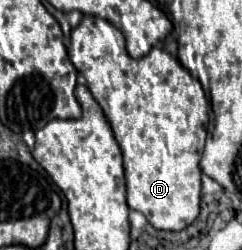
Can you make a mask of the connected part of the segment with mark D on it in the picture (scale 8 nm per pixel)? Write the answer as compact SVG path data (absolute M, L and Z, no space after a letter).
M85 16L81 24L71 32L69 58L73 66L87 80L87 88L103 108L115 140L123 152L125 166L126 202L129 208L139 210L157 230L179 232L187 228L199 216L201 202L201 168L199 160L205 144L205 122L209 122L209 102L203 86L197 78L181 66L181 62L165 52L153 48L143 58L131 58L125 50L121 32L103 18Z

